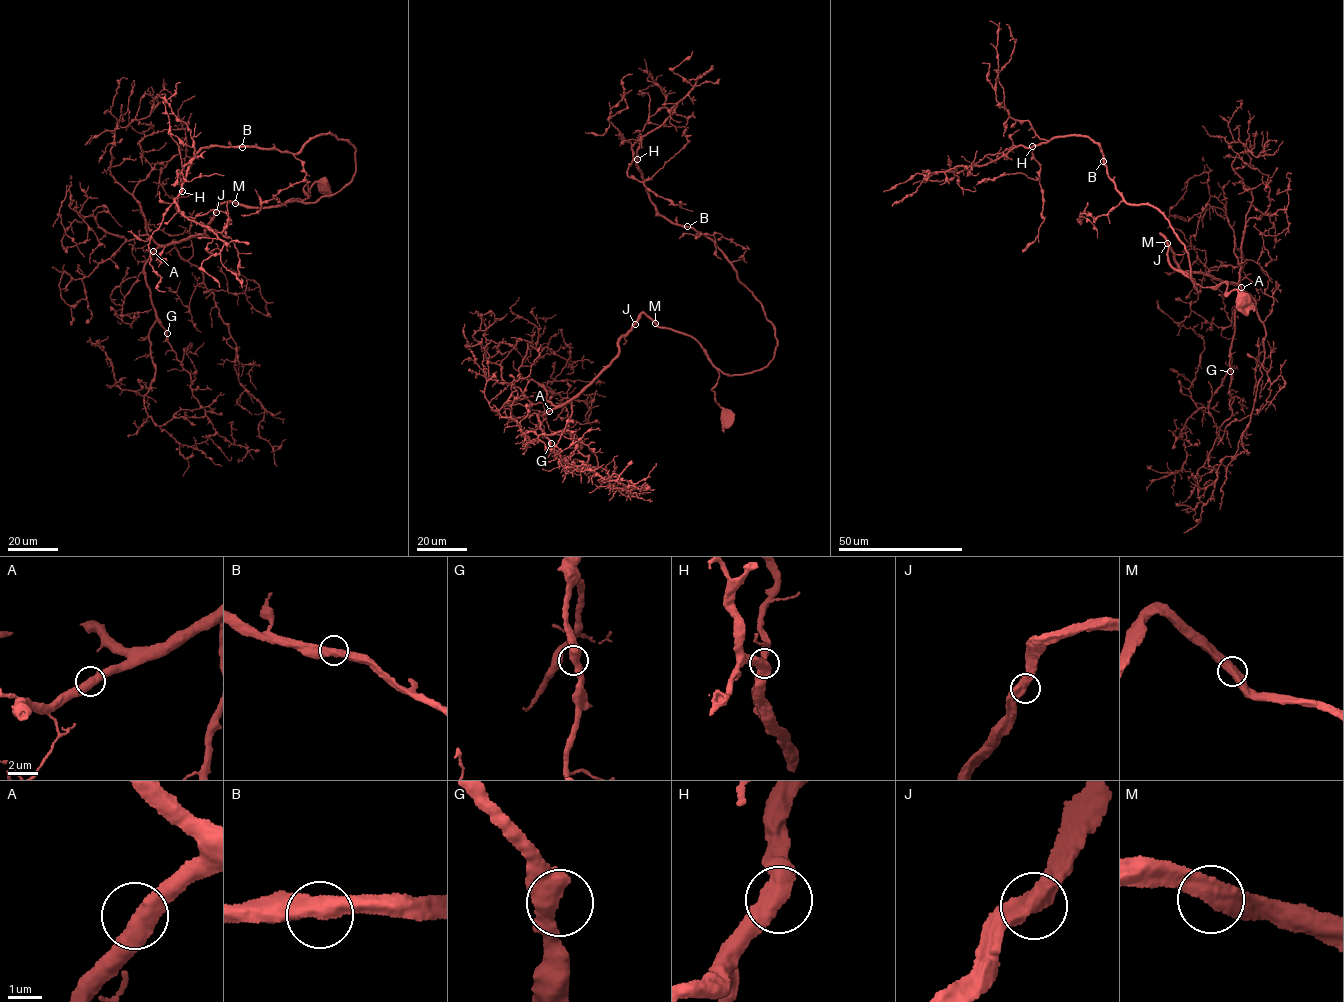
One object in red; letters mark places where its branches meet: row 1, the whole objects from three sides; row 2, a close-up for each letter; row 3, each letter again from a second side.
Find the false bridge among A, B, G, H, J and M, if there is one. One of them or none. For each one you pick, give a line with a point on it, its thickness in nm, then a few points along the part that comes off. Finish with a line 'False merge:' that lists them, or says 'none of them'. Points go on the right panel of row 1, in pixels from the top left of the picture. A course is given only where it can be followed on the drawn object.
False merge: none of them

